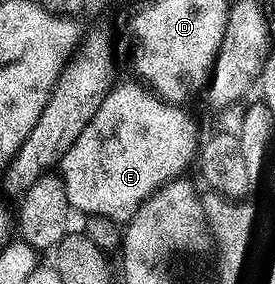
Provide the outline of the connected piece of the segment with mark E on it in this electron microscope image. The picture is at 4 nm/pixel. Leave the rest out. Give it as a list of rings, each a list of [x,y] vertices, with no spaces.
[[[134,81],[127,85],[115,84],[100,103],[96,115],[92,115],[88,127],[80,131],[80,139],[76,139],[72,147],[68,147],[61,159],[60,176],[71,210],[78,212],[79,209],[85,215],[126,223],[159,188],[175,178],[181,178],[186,173],[184,171],[189,167],[190,160],[193,157],[195,160],[199,152],[198,125],[182,110],[185,108],[178,103],[163,101],[145,84]]]

